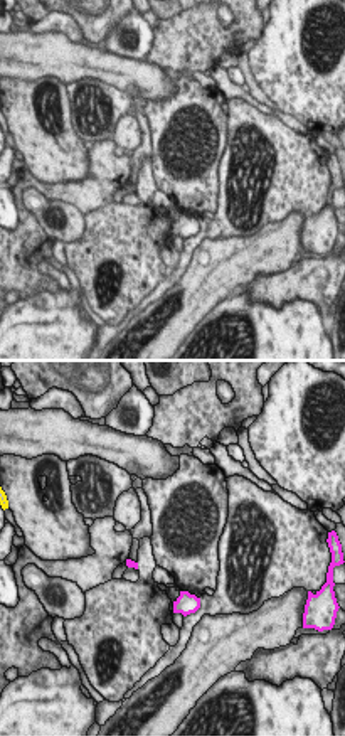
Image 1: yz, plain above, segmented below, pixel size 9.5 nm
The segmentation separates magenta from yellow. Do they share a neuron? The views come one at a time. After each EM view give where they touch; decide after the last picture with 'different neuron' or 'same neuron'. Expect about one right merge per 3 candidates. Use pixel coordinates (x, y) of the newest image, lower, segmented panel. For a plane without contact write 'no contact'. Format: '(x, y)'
no contact

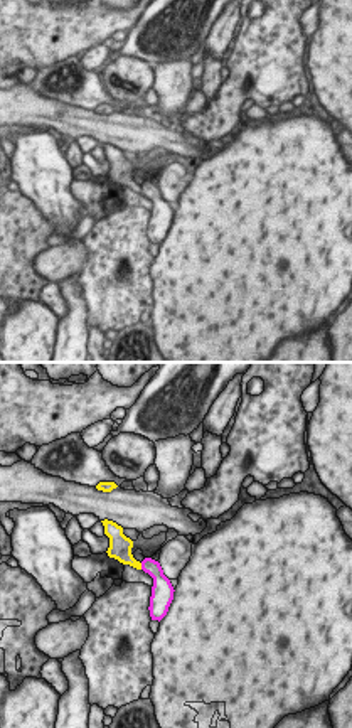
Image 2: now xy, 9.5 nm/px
(142, 567)

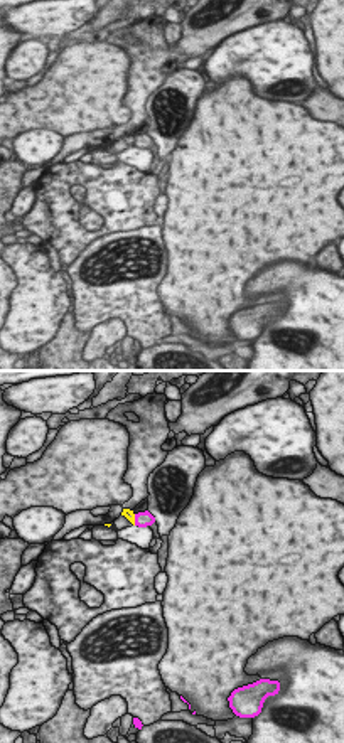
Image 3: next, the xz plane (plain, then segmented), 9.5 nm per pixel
(135, 519)

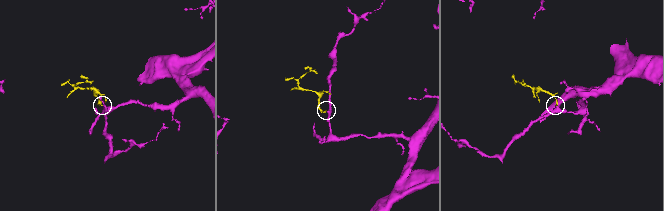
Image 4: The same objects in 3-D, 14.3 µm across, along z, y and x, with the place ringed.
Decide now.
different neuron

